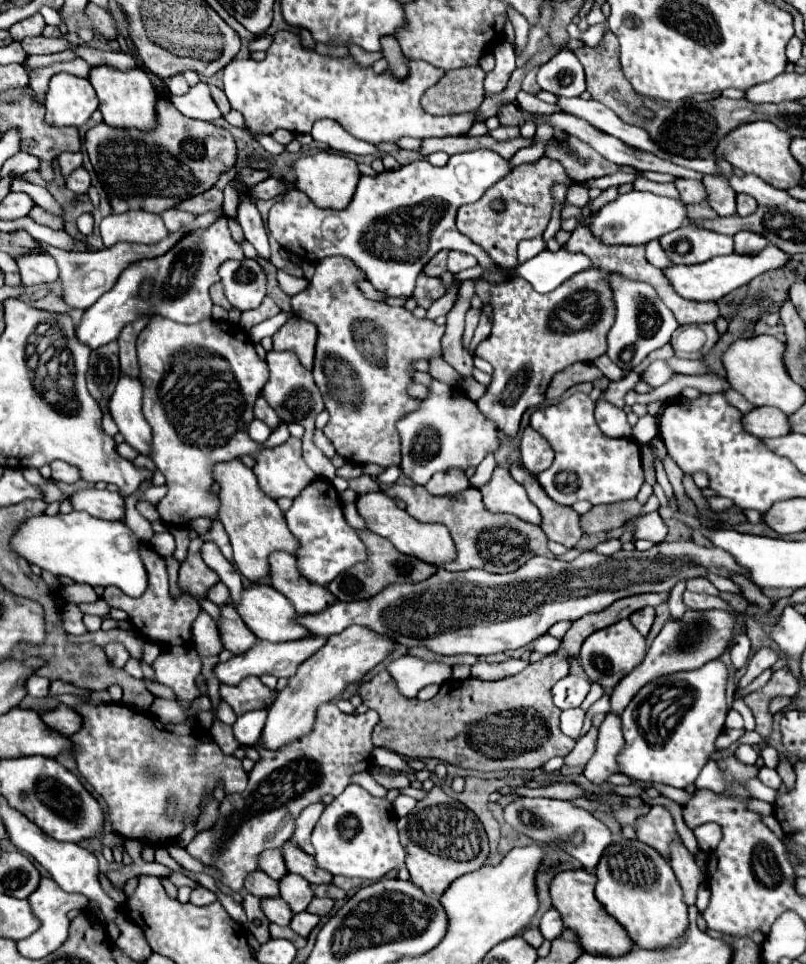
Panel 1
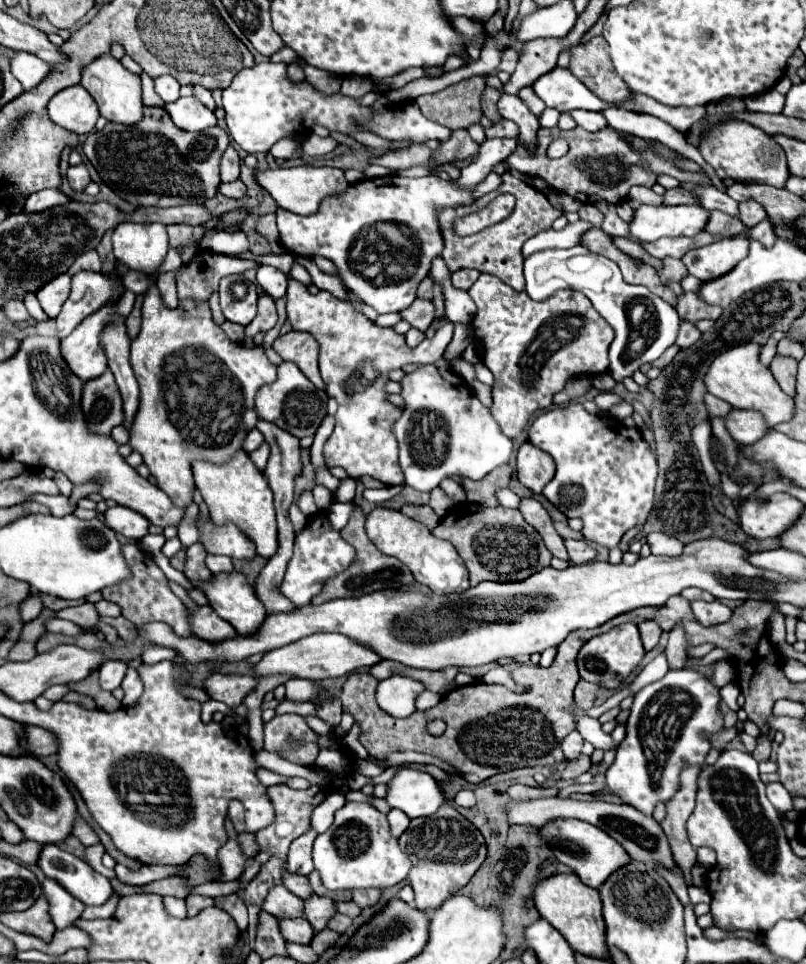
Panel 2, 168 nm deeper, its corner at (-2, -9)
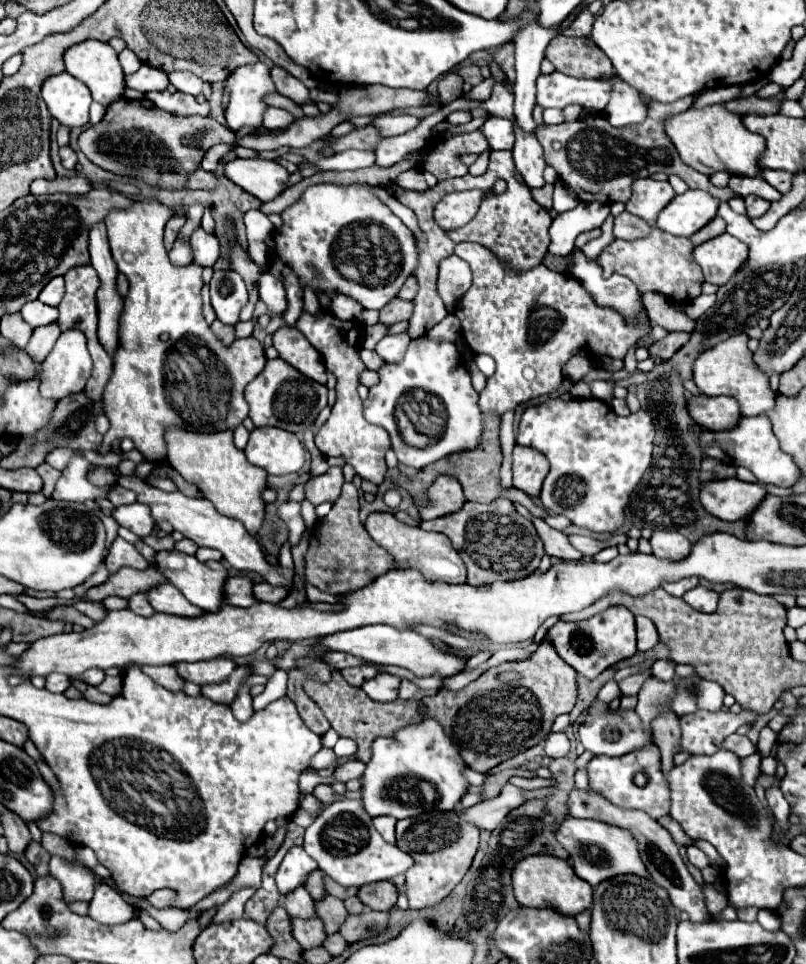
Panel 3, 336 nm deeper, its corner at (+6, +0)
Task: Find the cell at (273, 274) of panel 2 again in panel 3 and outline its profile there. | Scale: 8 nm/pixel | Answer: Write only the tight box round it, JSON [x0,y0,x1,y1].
[259,272,287,316]

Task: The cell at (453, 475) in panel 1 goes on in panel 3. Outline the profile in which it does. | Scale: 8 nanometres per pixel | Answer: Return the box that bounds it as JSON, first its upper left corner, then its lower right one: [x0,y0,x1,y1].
[413,476,465,520]

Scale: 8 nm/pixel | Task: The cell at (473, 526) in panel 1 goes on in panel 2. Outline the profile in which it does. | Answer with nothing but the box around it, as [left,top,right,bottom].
[431,503,551,585]

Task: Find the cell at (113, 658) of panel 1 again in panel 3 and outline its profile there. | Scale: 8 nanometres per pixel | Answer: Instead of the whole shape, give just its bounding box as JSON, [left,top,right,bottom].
[81,668,105,686]

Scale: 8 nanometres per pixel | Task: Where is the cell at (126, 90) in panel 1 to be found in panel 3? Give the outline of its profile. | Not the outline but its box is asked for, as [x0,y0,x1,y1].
[63,40,125,106]

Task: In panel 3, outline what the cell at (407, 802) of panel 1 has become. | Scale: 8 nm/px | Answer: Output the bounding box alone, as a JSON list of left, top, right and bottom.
[373,816,395,844]

